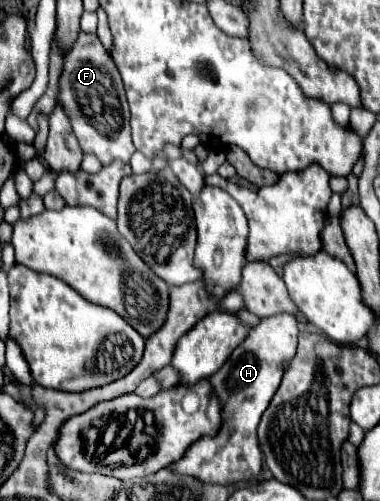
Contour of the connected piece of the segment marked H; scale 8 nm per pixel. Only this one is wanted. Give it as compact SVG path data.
M289 313L265 317L255 329L251 329L247 339L239 343L239 347L223 363L223 367L207 379L223 409L223 421L217 435L197 439L187 447L185 455L179 461L171 463L165 469L169 469L175 475L199 479L207 485L235 485L241 481L255 479L261 473L263 457L257 441L257 425L281 383L287 359L295 355L297 333L299 323Z

